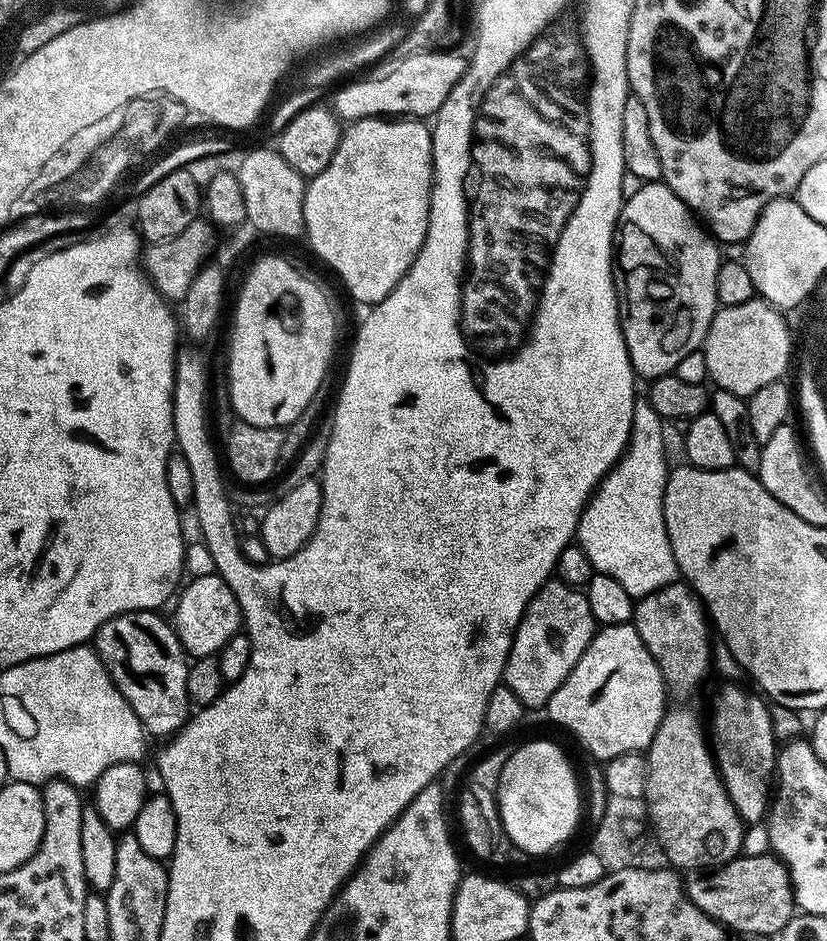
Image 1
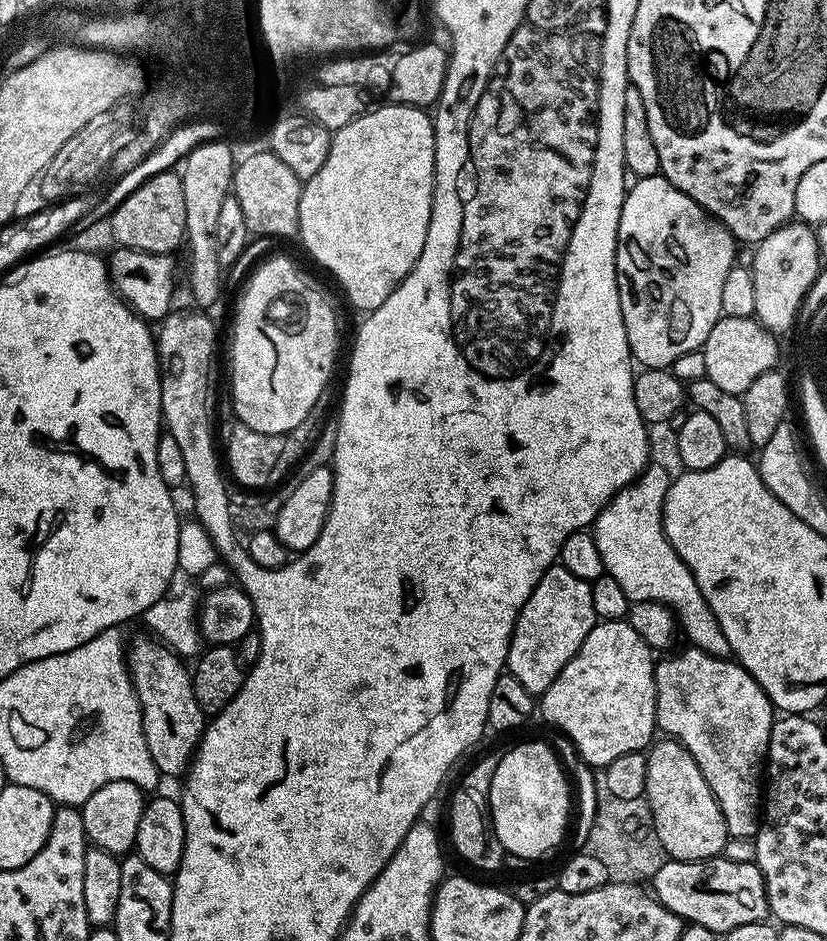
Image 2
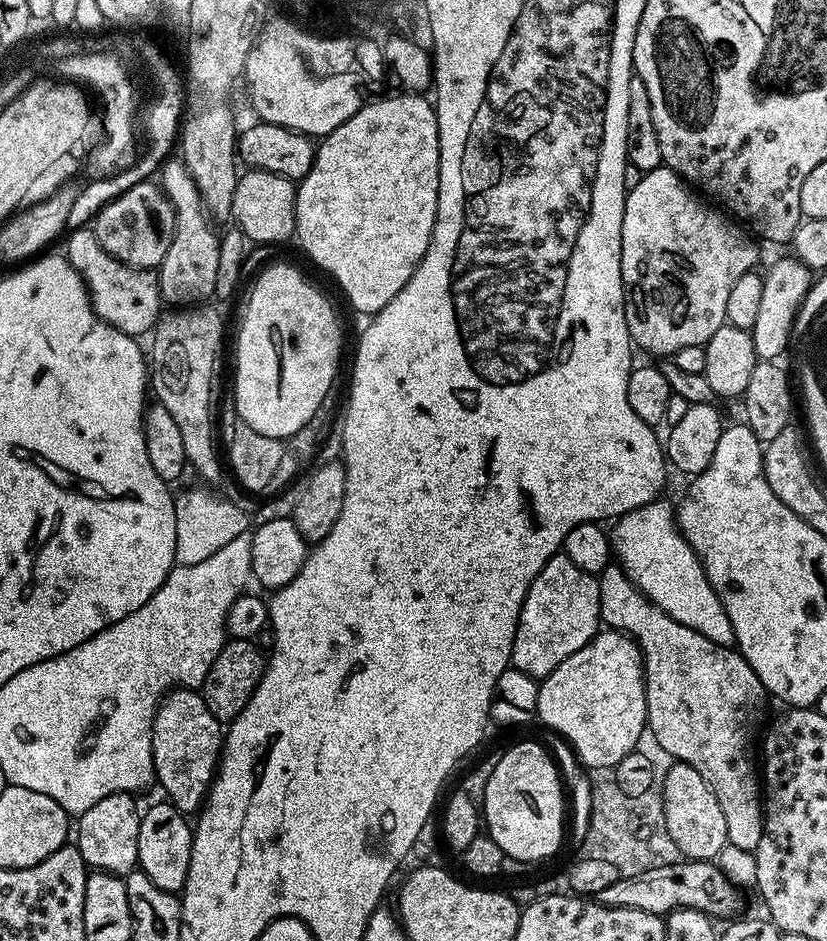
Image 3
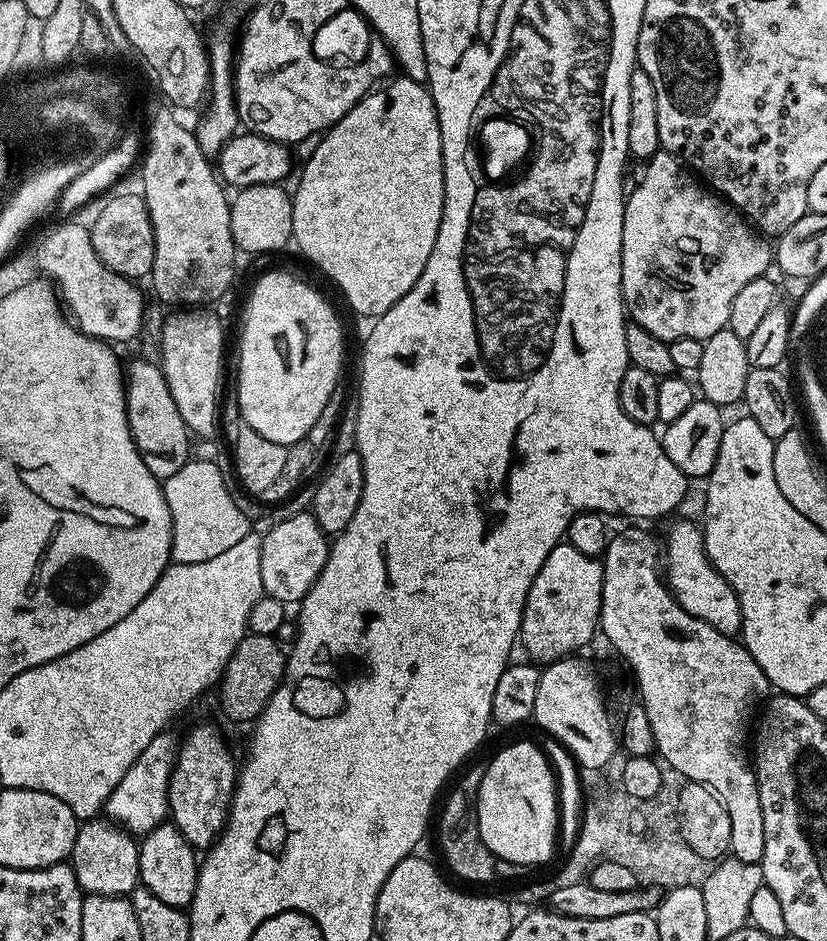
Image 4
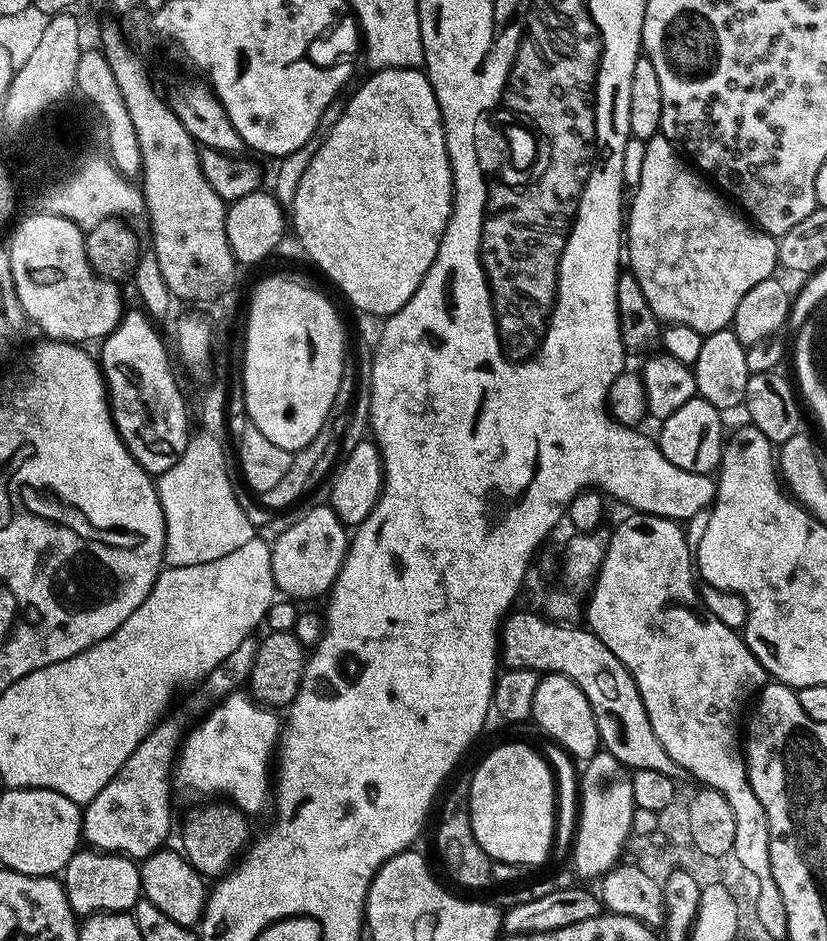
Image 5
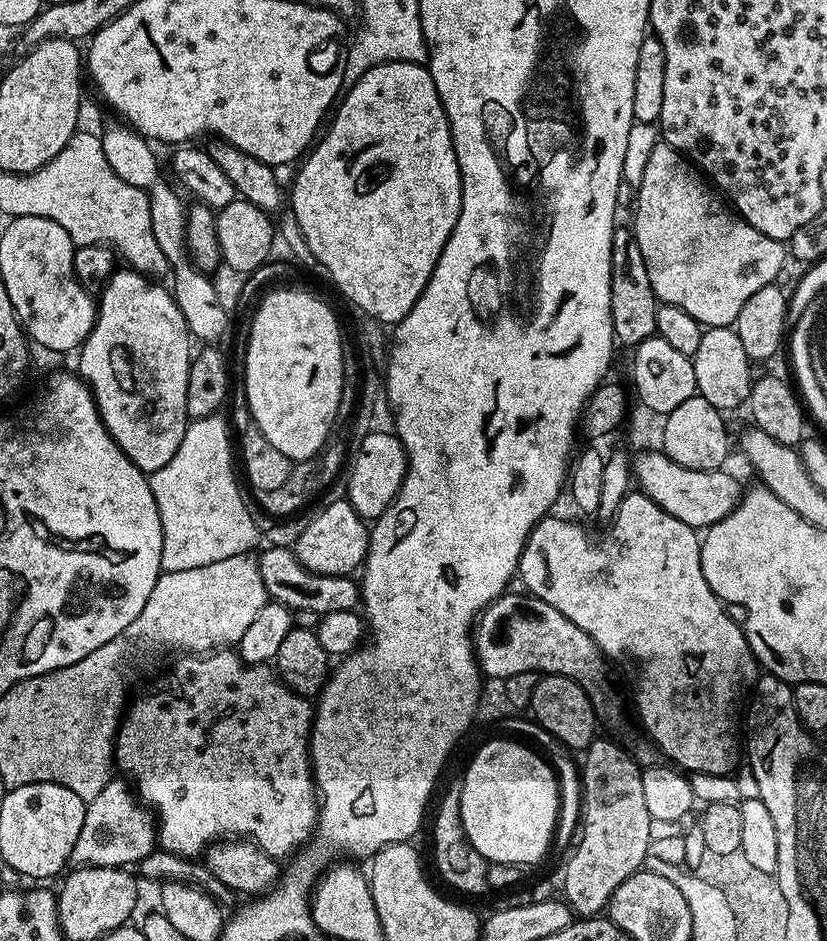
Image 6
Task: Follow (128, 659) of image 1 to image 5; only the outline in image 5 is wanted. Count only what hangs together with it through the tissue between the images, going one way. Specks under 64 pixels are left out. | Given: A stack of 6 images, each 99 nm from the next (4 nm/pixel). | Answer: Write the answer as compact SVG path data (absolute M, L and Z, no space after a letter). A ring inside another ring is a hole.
M200 802L188 812L184 829L180 832L182 851L190 866L205 878L219 878L236 863L238 857L249 847L248 820L241 808L231 802Z

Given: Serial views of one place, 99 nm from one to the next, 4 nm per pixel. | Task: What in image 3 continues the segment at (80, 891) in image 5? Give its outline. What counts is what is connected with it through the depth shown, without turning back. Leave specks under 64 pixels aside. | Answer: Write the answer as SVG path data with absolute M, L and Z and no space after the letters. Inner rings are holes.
M119 792L94 802L90 810L79 813L74 824L74 846L82 854L89 869L110 872L114 876L125 877L138 868L138 826L141 809L136 809L135 795Z

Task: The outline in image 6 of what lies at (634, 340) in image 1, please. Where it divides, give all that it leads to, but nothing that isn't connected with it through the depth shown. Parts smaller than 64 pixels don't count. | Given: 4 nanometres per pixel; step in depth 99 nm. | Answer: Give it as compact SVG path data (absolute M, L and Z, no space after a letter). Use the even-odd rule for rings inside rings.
M658 142L651 151L642 182L634 192L635 206L634 235L638 250L642 250L642 262L646 262L646 274L657 301L686 310L686 314L690 314L690 318L697 320L705 329L735 325L738 310L746 306L747 300L758 294L762 286L775 284L781 279L784 256L786 260L785 241L766 238L762 230L754 230L754 226L746 223L713 191L709 181L684 155L669 144Z

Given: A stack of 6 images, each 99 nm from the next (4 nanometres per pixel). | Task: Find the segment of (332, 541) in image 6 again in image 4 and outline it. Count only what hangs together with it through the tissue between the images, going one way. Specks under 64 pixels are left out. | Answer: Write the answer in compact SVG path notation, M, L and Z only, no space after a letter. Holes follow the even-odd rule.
M311 511L294 515L286 522L274 525L262 542L262 586L264 595L278 598L285 606L299 605L304 595L314 586L318 574L322 574L322 566L326 566L329 537L318 526Z

